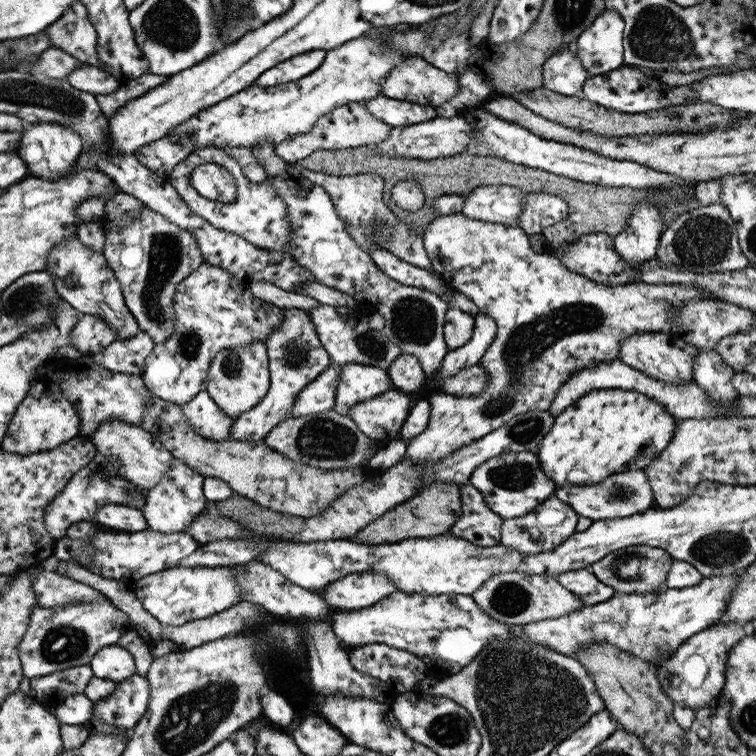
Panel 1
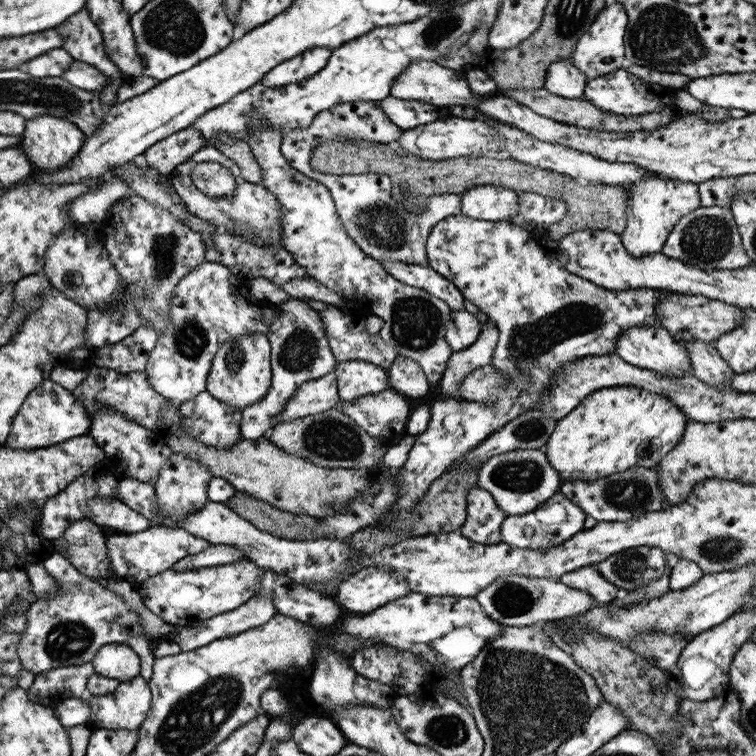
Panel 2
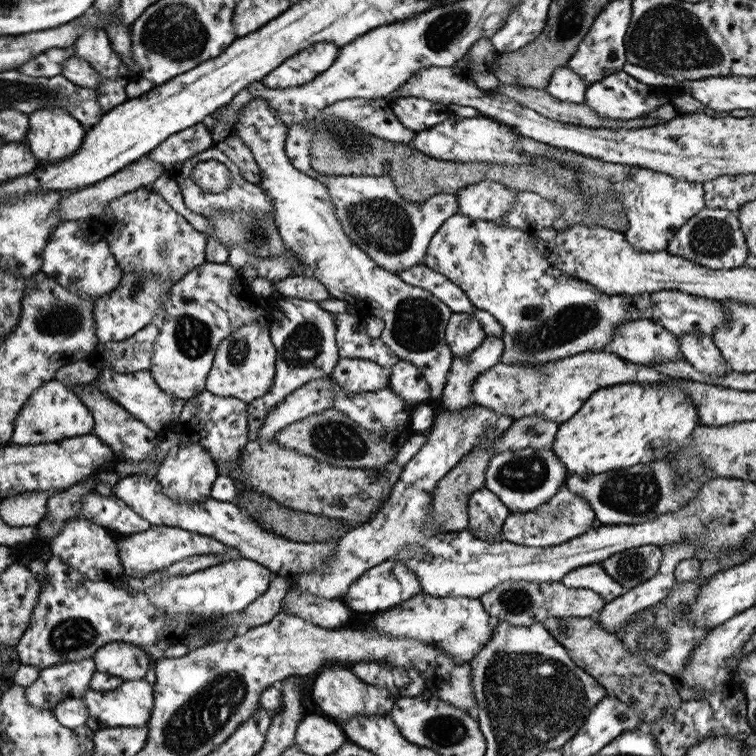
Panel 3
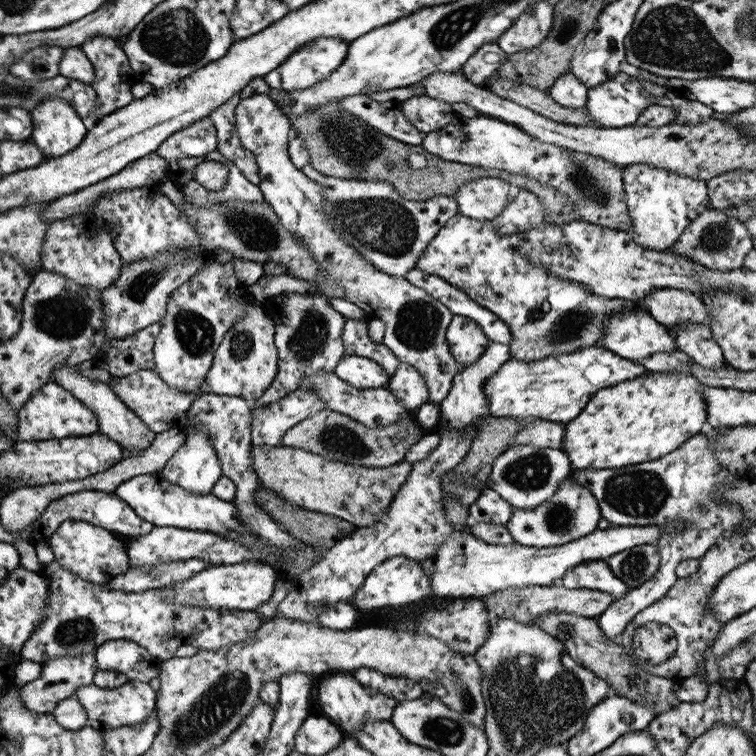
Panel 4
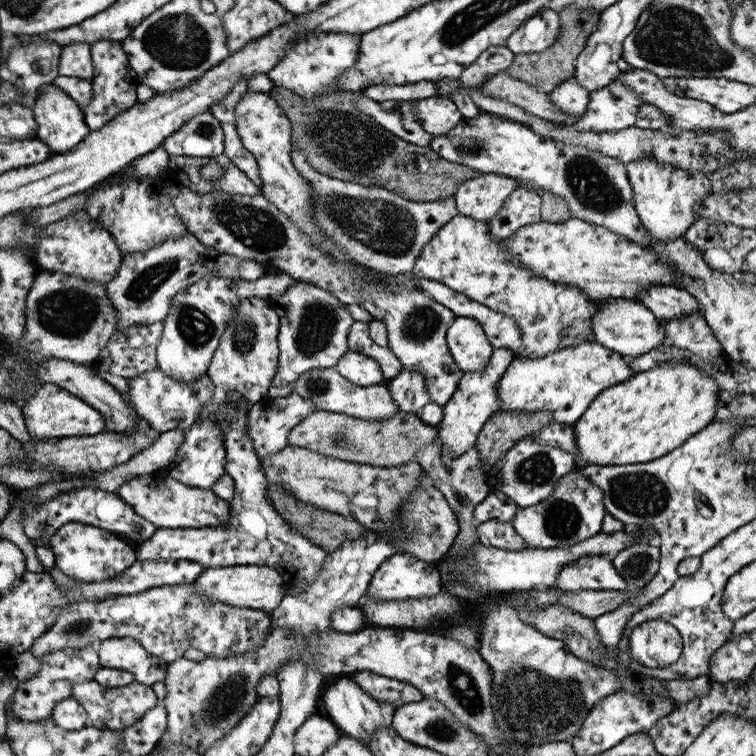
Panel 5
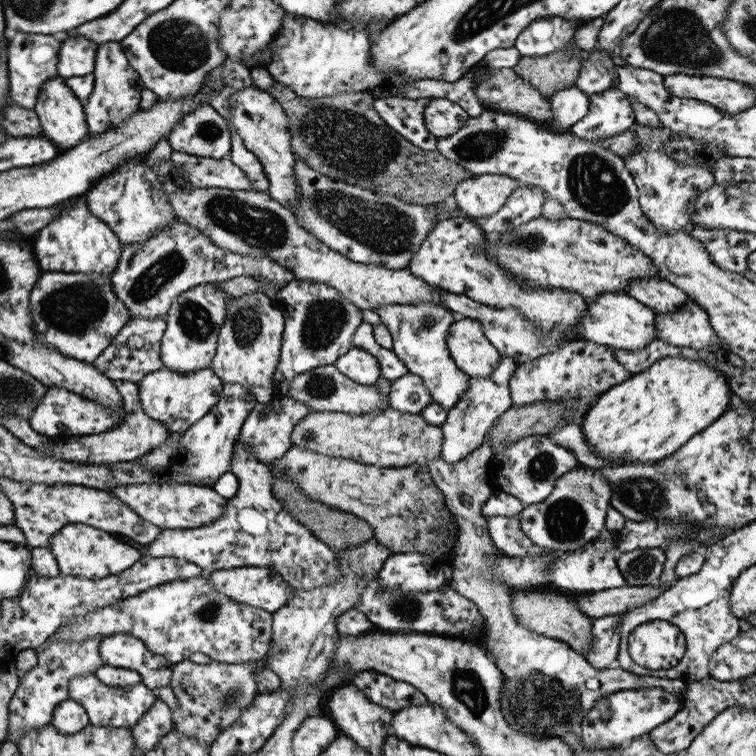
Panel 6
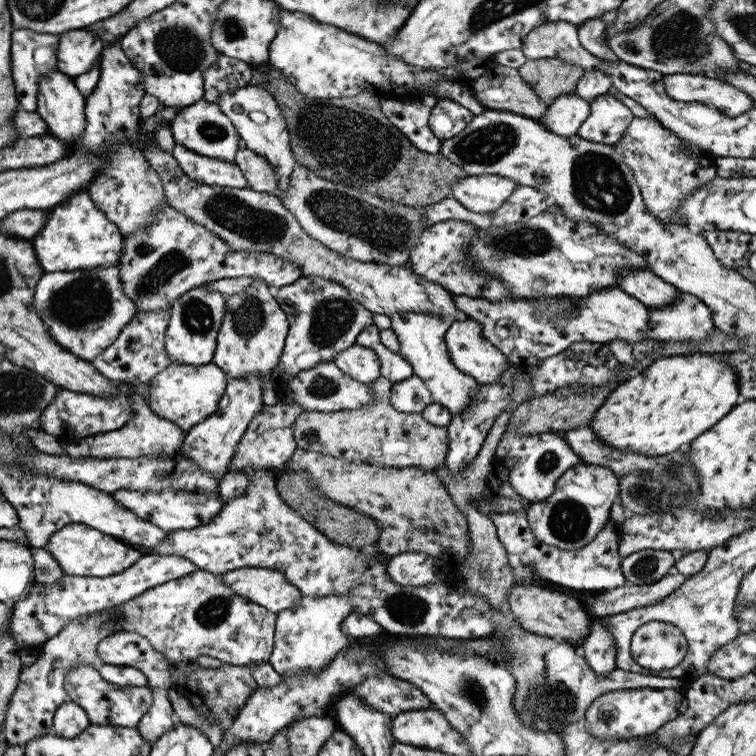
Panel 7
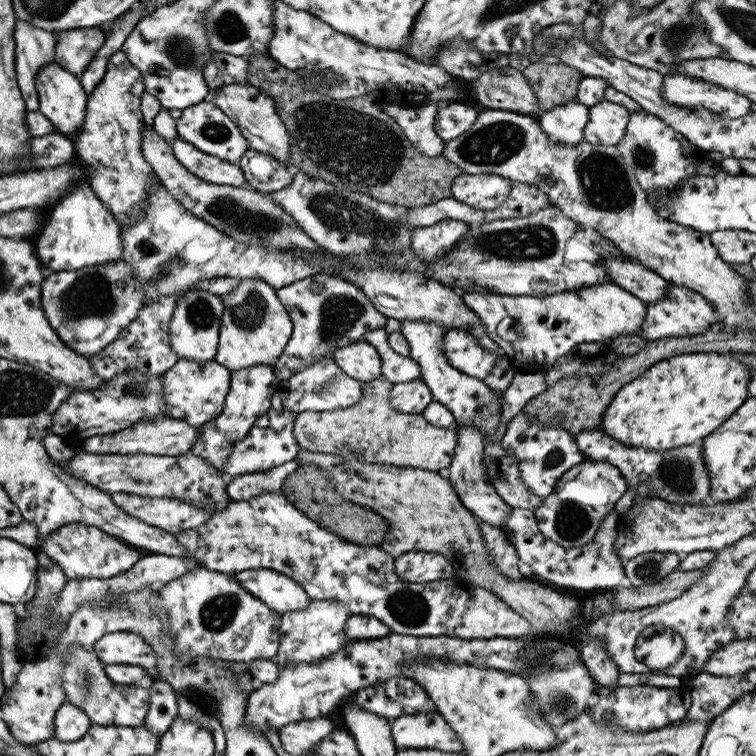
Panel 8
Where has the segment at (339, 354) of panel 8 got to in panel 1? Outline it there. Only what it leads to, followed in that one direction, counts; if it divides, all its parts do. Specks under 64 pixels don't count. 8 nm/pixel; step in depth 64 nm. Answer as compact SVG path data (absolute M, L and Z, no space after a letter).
M358 362L339 365L340 377L332 410L347 415L351 406L392 388L386 371Z

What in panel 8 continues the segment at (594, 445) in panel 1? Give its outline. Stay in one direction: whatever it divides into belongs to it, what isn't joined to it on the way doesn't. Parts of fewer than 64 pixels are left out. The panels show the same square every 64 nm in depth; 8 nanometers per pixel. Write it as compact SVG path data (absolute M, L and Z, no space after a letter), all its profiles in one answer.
M732 351L727 353L693 352L678 354L656 362L619 388L603 413L603 424L597 429L631 448L644 448L657 452L701 440L731 417L737 407L749 397L746 394L746 384L750 379L748 368L735 356L737 353Z

